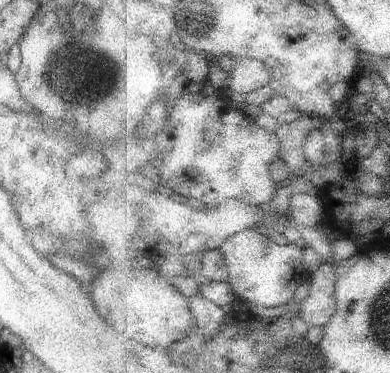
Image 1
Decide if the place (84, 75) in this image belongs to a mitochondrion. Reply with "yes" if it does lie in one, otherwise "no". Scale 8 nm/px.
yes

